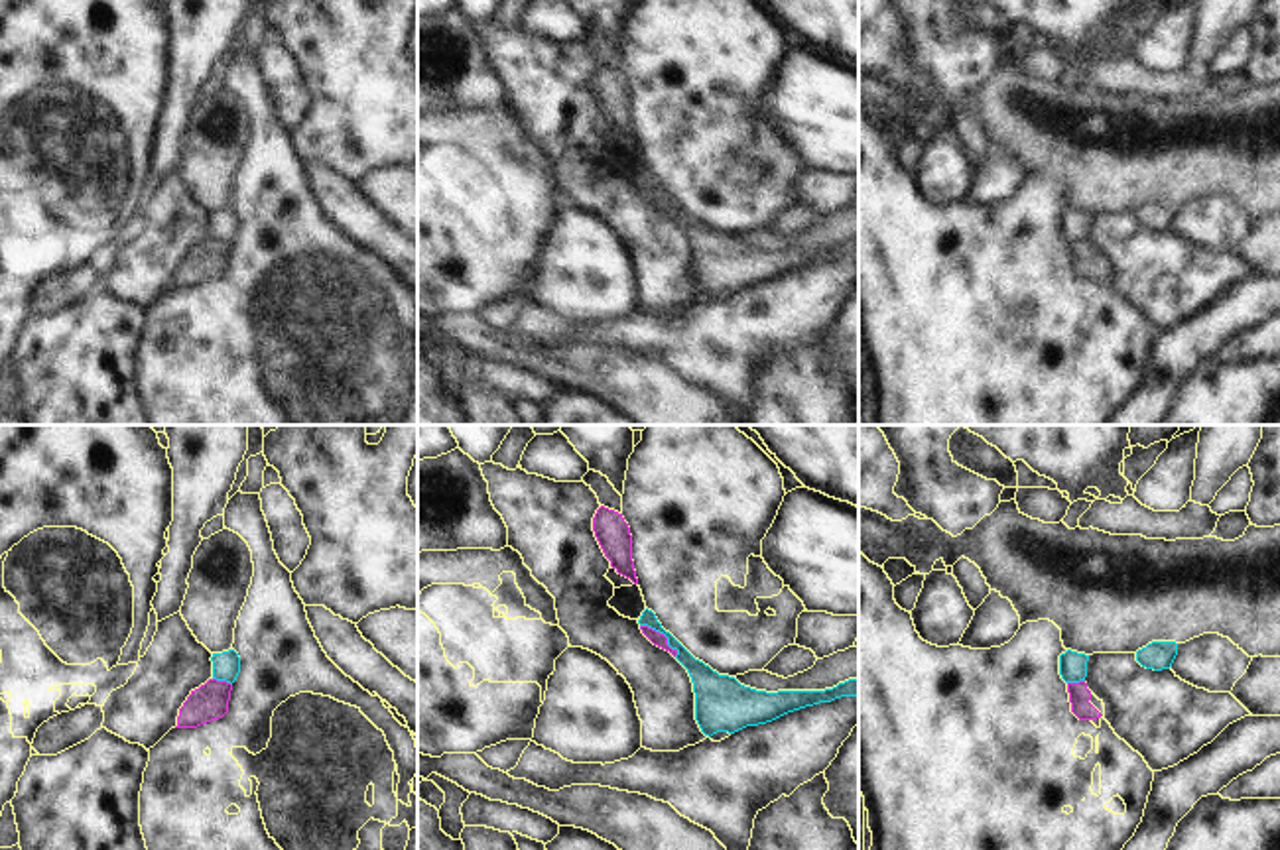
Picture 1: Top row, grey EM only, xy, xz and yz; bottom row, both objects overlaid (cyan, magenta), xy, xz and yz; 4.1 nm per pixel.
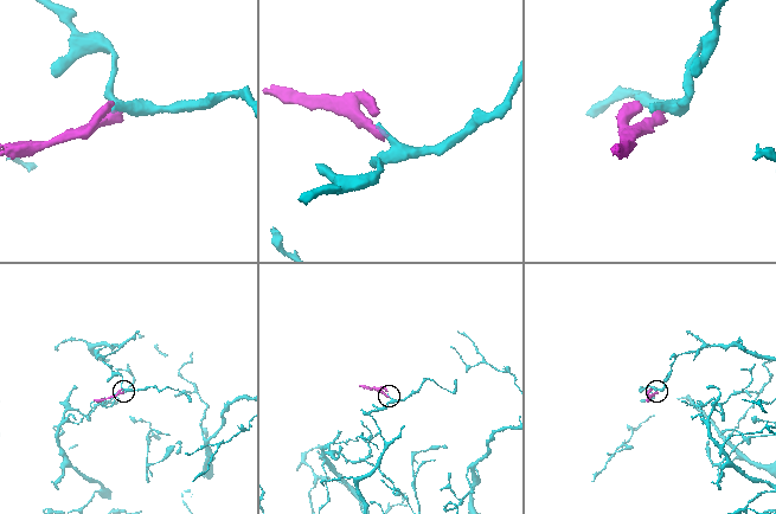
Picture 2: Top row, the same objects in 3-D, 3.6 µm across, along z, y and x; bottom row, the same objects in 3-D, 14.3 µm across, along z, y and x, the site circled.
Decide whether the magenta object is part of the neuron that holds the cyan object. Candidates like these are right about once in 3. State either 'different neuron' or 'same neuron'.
different neuron

